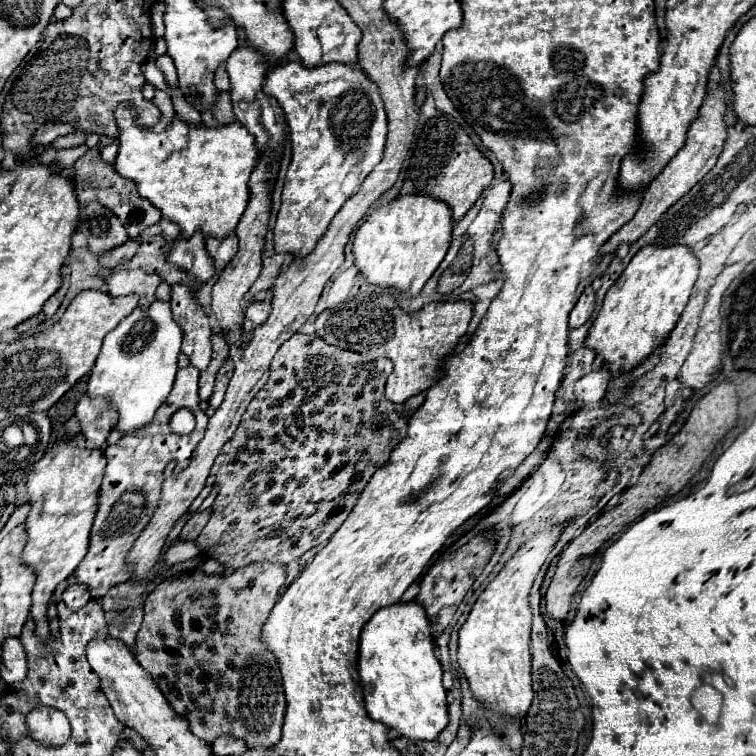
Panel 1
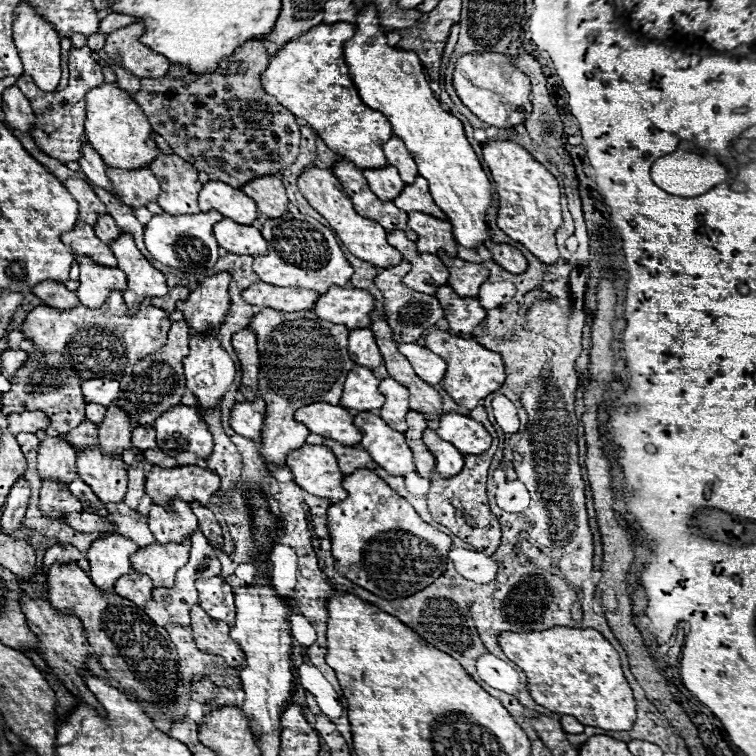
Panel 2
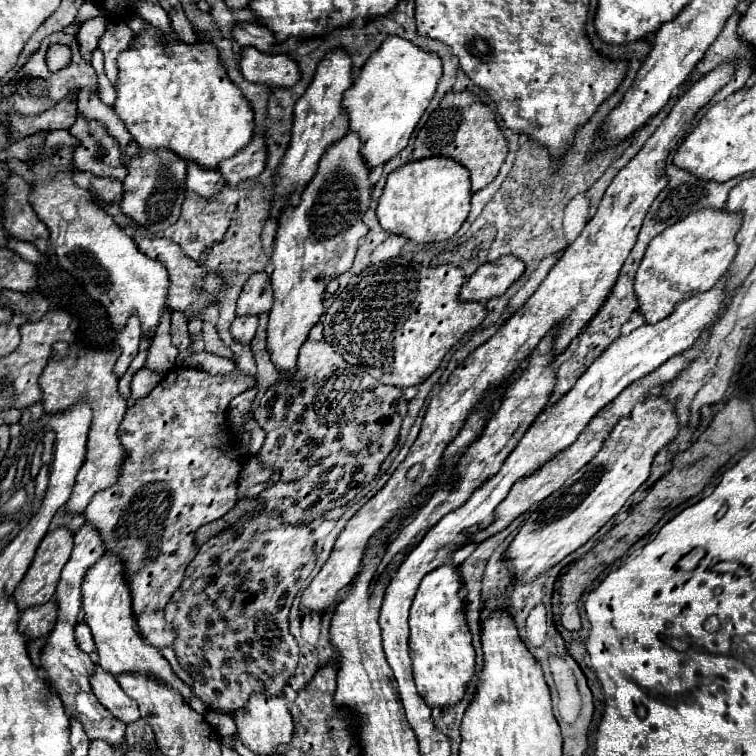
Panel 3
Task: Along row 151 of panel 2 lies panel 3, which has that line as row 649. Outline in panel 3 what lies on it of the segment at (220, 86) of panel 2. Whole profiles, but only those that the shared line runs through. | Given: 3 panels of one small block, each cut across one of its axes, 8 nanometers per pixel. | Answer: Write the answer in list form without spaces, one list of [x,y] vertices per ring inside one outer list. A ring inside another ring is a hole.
[[[274,512],[262,514],[254,520],[250,520],[248,524],[242,526],[230,526],[228,530],[224,530],[222,534],[216,534],[214,538],[210,538],[196,554],[196,558],[188,564],[186,572],[184,572],[184,580],[180,584],[180,588],[174,592],[174,596],[170,598],[170,602],[164,608],[164,616],[166,620],[172,624],[174,632],[176,632],[176,640],[174,640],[174,654],[178,658],[178,664],[184,672],[190,674],[192,678],[192,692],[204,702],[206,708],[216,710],[216,712],[236,712],[240,708],[244,708],[244,704],[248,702],[248,698],[256,692],[266,692],[268,696],[280,696],[284,694],[284,688],[288,684],[288,680],[292,678],[292,672],[296,670],[298,664],[298,642],[296,638],[290,634],[288,630],[288,612],[290,606],[300,590],[300,584],[306,582],[306,578],[310,576],[312,568],[316,564],[316,556],[314,556],[314,538],[308,526],[290,526],[284,524],[280,518],[274,516]]]

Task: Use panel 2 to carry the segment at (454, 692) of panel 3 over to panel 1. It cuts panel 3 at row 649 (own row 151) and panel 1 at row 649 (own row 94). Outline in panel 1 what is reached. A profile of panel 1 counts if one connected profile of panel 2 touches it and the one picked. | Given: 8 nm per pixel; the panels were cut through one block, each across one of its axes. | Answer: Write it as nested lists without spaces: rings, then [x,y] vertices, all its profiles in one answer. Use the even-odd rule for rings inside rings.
[[[398,602],[378,610],[360,636],[358,672],[366,710],[372,720],[394,728],[404,738],[434,740],[448,724],[442,666],[434,652],[434,638],[426,610],[418,602]]]

